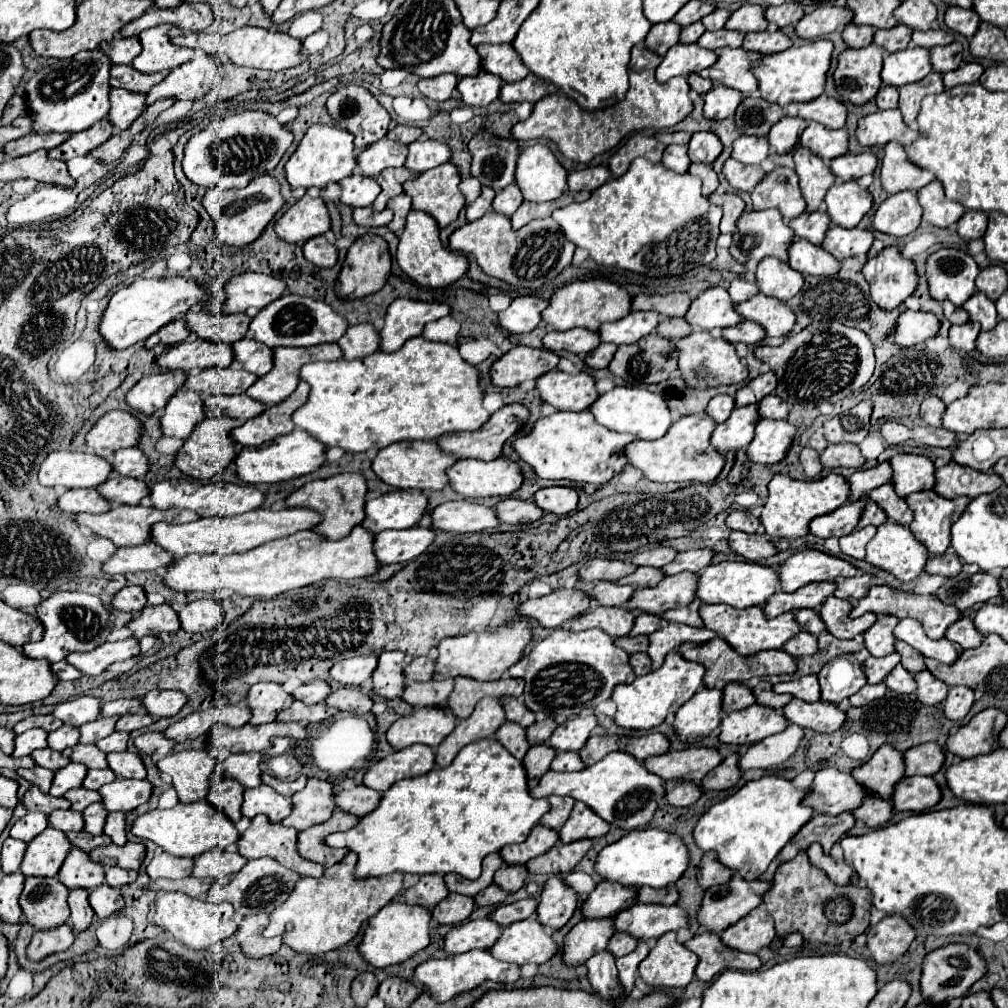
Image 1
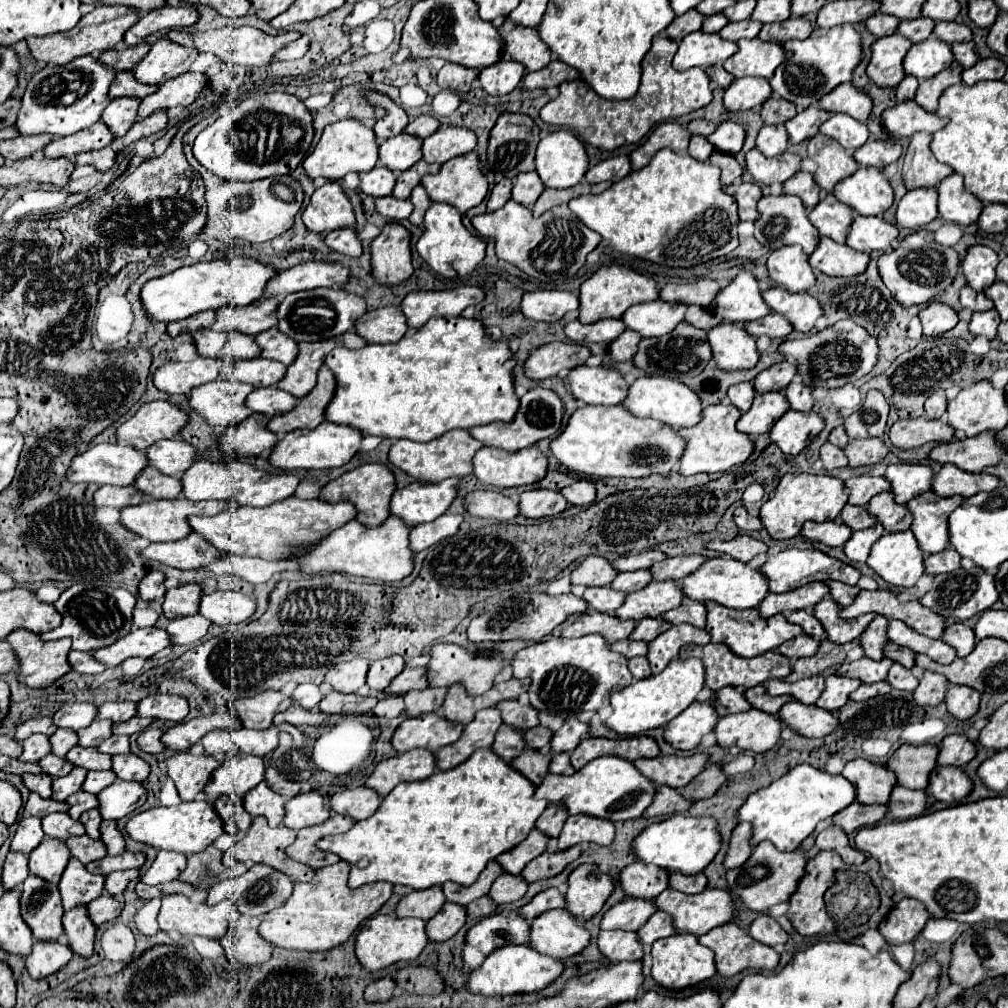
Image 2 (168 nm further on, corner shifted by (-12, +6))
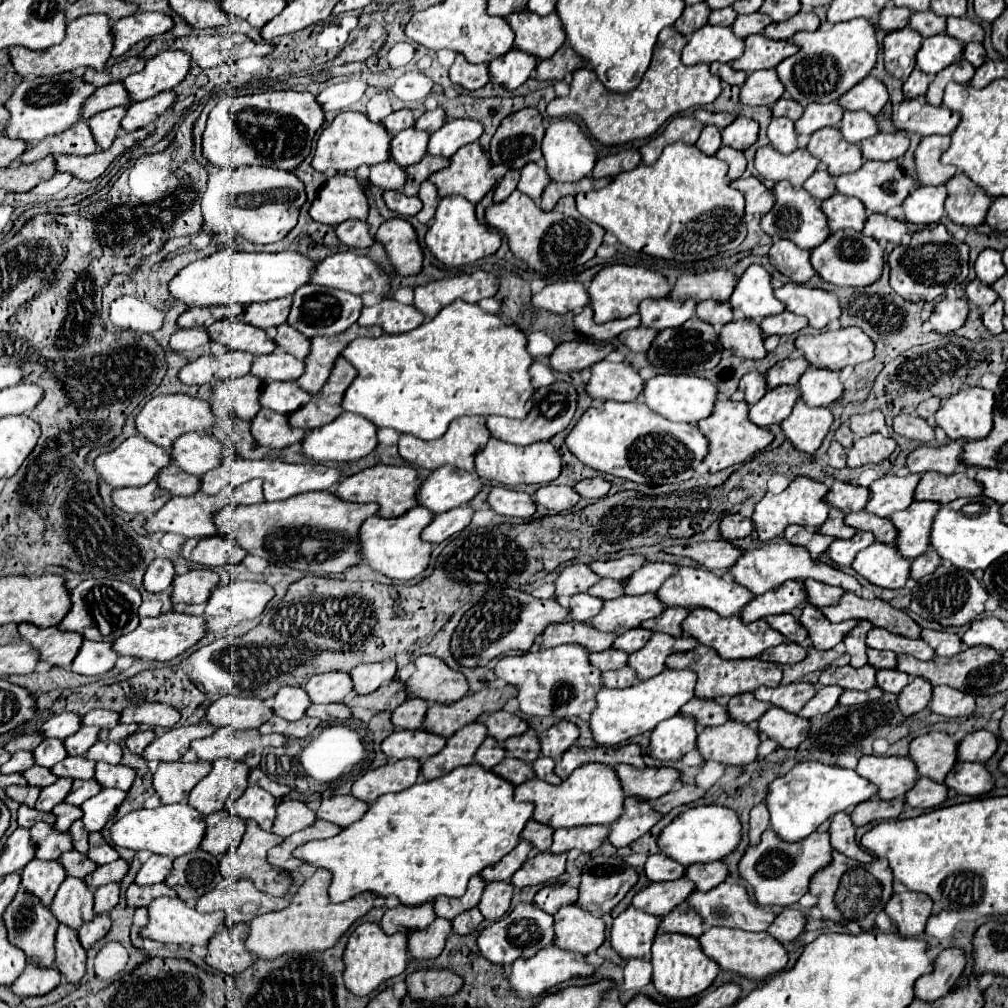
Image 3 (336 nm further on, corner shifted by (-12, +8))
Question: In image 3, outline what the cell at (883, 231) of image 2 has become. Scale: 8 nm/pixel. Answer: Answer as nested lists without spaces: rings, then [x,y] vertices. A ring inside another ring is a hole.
[[[881,213],[869,215],[865,229],[863,229],[863,235],[873,237],[873,239],[883,241],[883,243],[887,243],[887,241],[901,243],[903,233],[907,233],[905,221],[899,221],[899,219],[893,219],[889,215],[881,215]]]

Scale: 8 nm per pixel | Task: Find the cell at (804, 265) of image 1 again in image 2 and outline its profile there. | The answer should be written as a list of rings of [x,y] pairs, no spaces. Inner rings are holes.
[[[821,237],[817,249],[809,255],[809,265],[817,273],[825,273],[831,277],[853,277],[867,269],[869,255],[859,253],[847,245],[839,245],[829,241],[829,237]]]

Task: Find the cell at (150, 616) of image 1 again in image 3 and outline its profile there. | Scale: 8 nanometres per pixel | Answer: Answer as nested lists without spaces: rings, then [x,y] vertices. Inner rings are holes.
[[[193,569],[177,575],[173,581],[173,603],[205,603],[217,583],[219,575],[209,569]]]

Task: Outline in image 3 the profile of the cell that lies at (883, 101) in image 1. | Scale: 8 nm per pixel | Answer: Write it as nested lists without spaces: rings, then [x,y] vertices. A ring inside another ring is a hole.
[[[915,67],[913,73],[909,75],[909,79],[903,83],[903,95],[905,95],[905,99],[913,99],[913,97],[919,97],[919,95],[925,95],[931,79],[933,79],[931,75],[921,73],[921,71]]]

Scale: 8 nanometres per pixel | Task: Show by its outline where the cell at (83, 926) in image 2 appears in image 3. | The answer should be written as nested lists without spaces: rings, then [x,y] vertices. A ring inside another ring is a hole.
[[[59,925],[57,937],[55,937],[55,969],[63,975],[63,981],[67,983],[79,983],[85,975],[85,959],[87,953],[81,949],[81,943],[69,927]]]

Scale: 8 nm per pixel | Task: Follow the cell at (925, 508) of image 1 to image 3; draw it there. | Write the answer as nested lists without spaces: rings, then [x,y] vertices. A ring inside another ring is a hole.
[[[913,501],[905,511],[891,515],[891,523],[897,525],[895,547],[905,559],[915,559],[929,549],[929,533],[939,503],[933,501]]]

